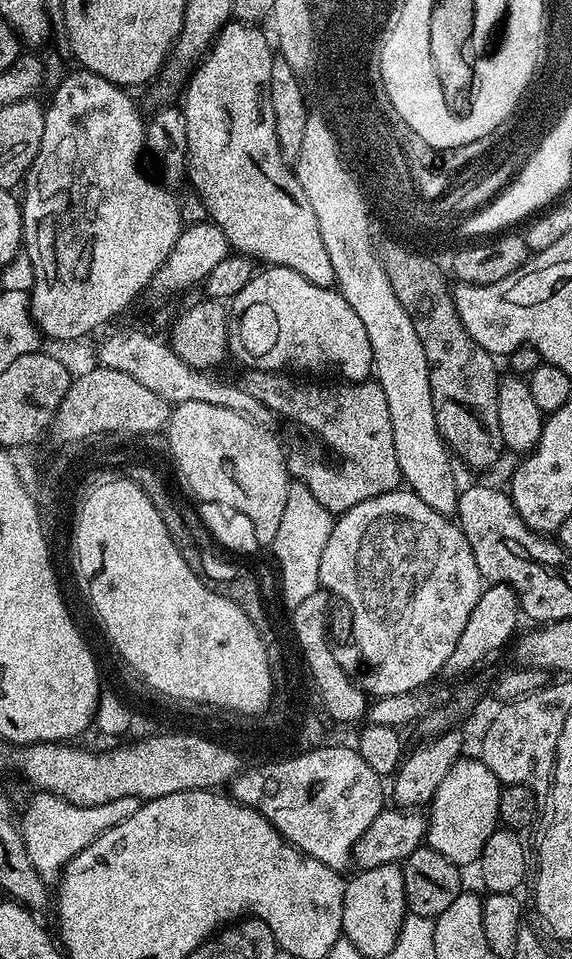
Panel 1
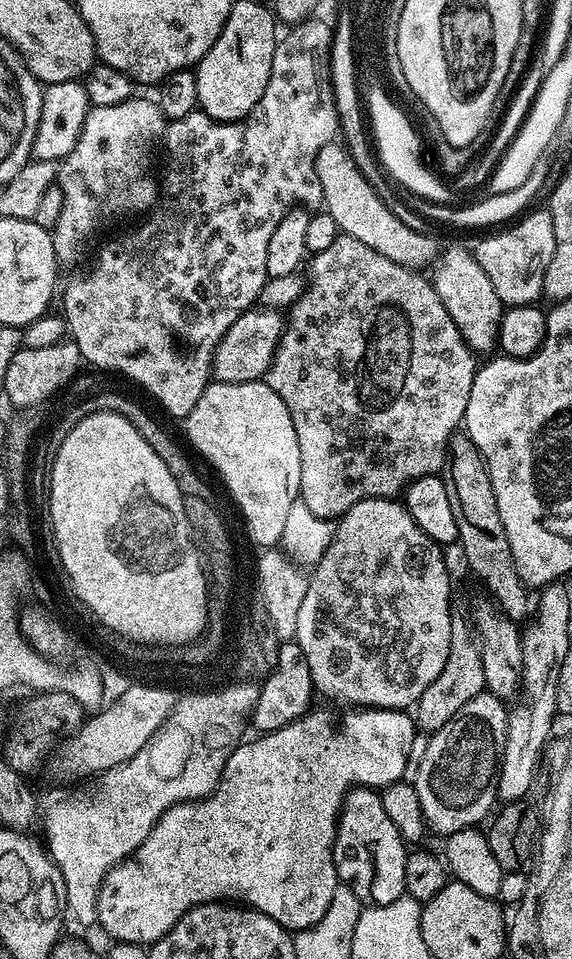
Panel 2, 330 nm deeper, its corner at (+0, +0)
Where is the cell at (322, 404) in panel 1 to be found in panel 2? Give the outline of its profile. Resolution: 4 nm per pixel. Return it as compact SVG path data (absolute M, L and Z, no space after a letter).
M343 234L336 236L334 242L326 246L326 250L315 253L307 261L305 290L287 313L284 333L266 377L266 383L274 390L274 394L286 402L286 410L290 410L290 422L294 422L294 434L298 434L298 454L302 462L299 499L306 502L306 506L312 513L318 514L318 518L335 521L358 502L375 496L399 497L418 478L437 475L445 467L448 458L448 441L457 435L464 423L466 402L470 402L470 386L474 386L477 367L477 353L462 338L454 318L446 314L446 306L442 306L442 298L438 298L427 275L398 262L390 262L386 254L370 250L370 246L366 246L366 242L358 242L358 238Z

